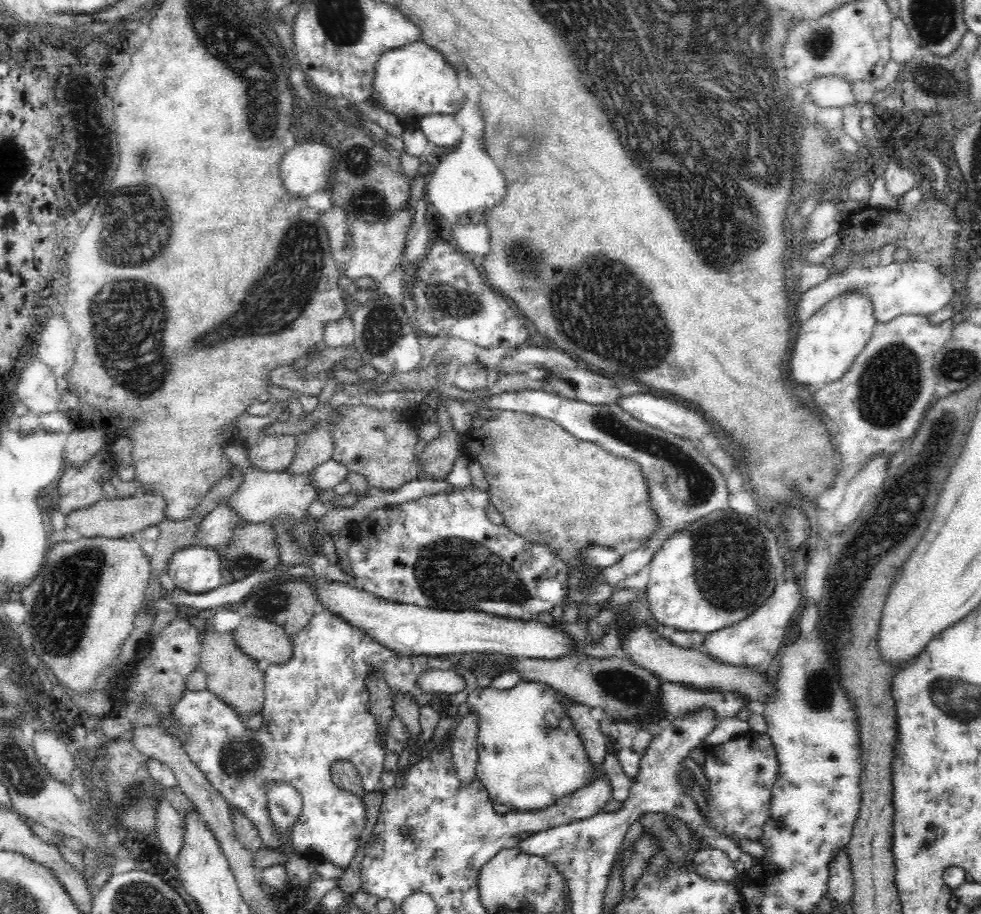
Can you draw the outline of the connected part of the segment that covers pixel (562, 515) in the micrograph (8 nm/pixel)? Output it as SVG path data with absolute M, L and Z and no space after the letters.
M500 411L498 418L490 417L484 420L480 428L471 426L462 434L462 443L462 452L468 460L476 460L482 467L489 484L489 488L486 491L490 494L494 508L497 508L504 517L503 524L508 526L516 534L524 536L530 541L538 541L546 543L547 546L554 547L555 554L558 555L560 560L566 563L573 560L579 554L581 548L584 548L586 545L613 547L615 544L620 544L620 542L632 540L640 540L642 544L646 544L660 530L660 517L658 517L658 513L652 507L652 502L649 501L647 484L640 465L633 462L633 460L613 455L604 450L599 444L584 442L583 440L574 438L567 430L564 430L559 424L551 420L540 419L536 416L527 416L523 412Z

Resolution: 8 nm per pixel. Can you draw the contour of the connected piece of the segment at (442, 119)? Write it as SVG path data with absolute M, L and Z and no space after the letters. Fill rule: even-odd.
M429 114L423 116L417 125L426 135L428 142L439 147L451 147L461 139L462 127L454 120L453 115Z

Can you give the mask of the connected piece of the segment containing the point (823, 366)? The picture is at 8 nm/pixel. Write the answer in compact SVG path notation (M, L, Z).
M860 293L838 296L824 304L808 320L797 326L798 336L790 360L790 378L806 386L838 381L850 369L872 336L873 328L878 322L872 313L873 306L869 299Z

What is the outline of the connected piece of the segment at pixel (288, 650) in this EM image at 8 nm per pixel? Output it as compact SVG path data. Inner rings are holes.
M246 615L234 630L236 644L265 672L268 666L284 665L292 660L292 640L284 627Z

